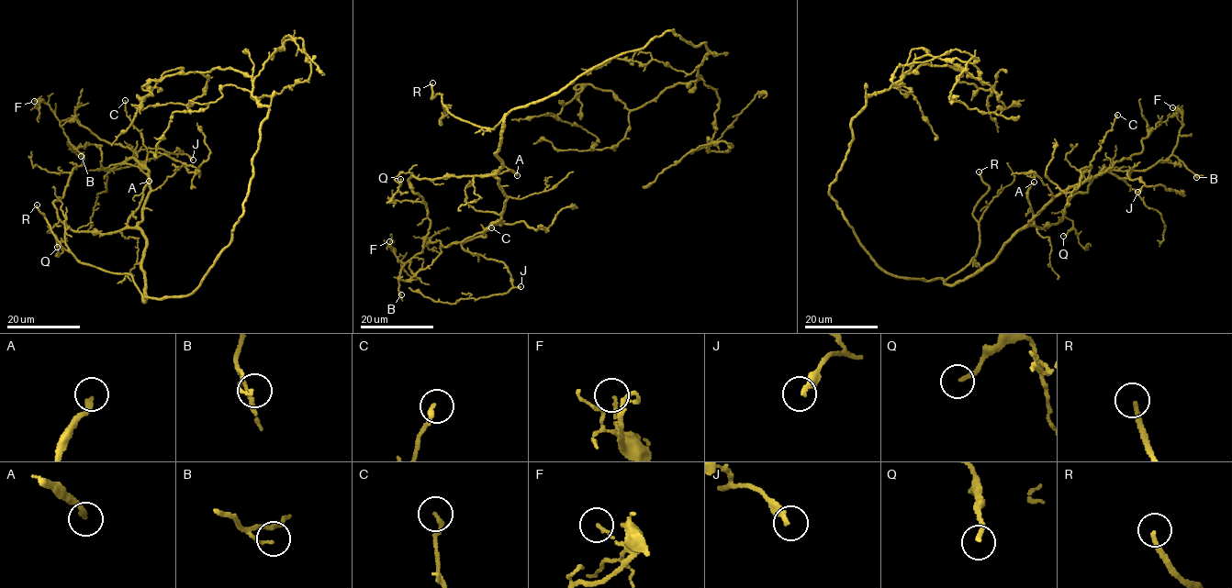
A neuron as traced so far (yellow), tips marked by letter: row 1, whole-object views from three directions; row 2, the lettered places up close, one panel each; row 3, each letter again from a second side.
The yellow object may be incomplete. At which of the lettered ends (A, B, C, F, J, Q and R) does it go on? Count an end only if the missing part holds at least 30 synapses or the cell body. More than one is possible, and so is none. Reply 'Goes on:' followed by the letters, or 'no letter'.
Goes on: A, R

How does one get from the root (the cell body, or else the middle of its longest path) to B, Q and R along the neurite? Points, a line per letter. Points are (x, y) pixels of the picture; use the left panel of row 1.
B: (202, 280), (185, 295), (142, 302), (140, 229), (68, 228), (53, 204), (84, 159), (68, 142), (81, 156)
Q: (202, 280), (185, 295), (142, 302), (147, 243), (136, 228), (72, 231), (60, 221), (48, 232), (57, 247)
R: (202, 280), (185, 295), (162, 299), (146, 296), (143, 299), (131, 275), (82, 263), (64, 248), (37, 205)

